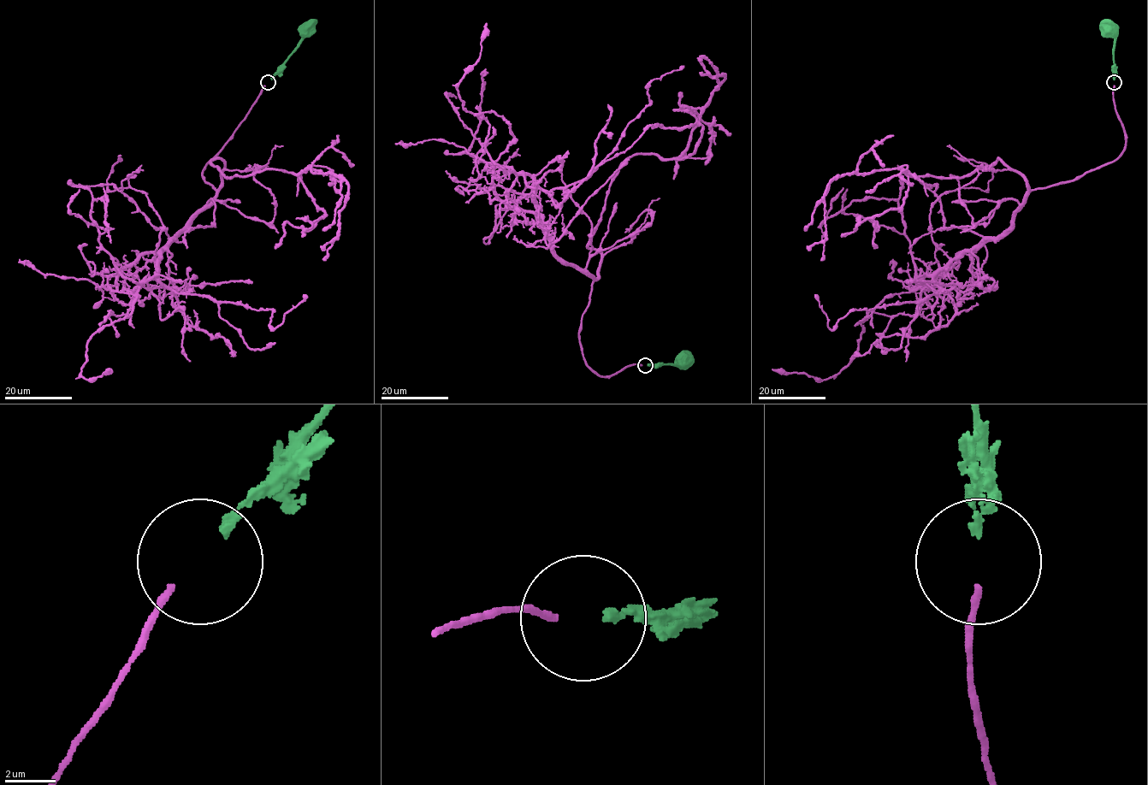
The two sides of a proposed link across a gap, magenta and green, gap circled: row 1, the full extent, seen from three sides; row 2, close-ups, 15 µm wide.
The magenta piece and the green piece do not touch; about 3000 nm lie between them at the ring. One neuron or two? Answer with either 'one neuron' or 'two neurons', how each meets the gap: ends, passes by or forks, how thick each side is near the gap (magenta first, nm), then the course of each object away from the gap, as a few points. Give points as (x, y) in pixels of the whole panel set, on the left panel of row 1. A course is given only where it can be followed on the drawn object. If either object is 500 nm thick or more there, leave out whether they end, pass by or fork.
one neuron | magenta ends | green ends | 280/360 nm | magenta via (264, 85), (203, 170), (214, 198), (118, 274), (132, 312), (91, 337), (81, 374), (109, 368) | green via (271, 79), (309, 30)

